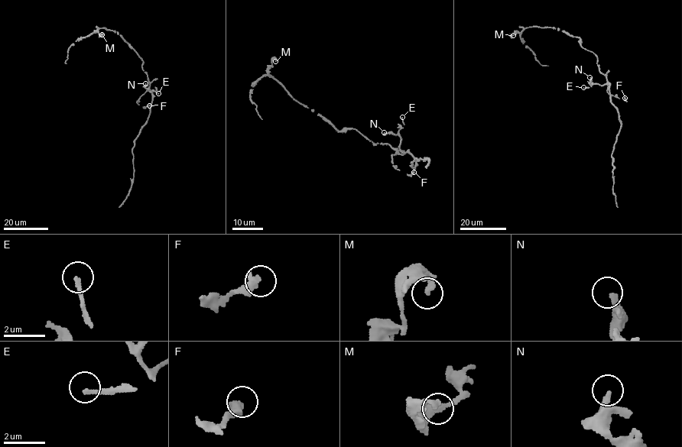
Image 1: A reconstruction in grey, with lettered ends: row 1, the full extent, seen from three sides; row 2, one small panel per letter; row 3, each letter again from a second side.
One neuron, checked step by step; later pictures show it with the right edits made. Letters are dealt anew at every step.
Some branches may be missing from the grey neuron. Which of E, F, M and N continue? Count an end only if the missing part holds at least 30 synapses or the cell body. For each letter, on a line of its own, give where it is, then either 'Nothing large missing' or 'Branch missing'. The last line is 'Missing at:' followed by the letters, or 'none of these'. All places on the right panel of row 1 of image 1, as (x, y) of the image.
E: Place: (583, 87). Branch missing
F: Place: (625, 98). Nothing large missing
M: Place: (513, 35). Nothing large missing
N: Place: (589, 77). Nothing large missing
Missing at: E

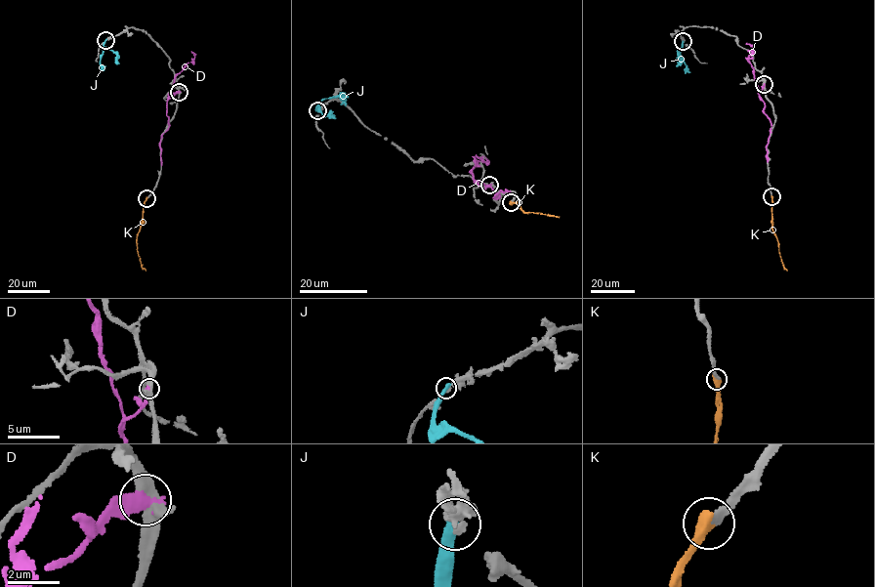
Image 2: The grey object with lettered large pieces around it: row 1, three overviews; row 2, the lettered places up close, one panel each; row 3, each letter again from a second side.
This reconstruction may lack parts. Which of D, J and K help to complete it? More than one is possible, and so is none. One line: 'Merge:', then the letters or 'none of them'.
Merge: K

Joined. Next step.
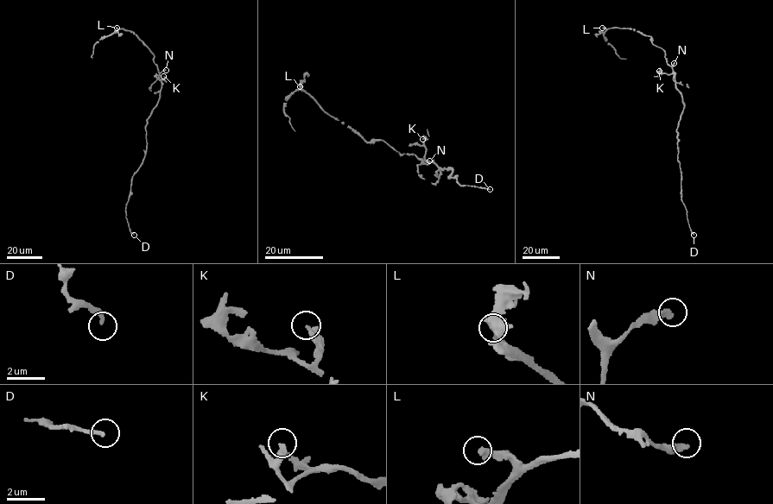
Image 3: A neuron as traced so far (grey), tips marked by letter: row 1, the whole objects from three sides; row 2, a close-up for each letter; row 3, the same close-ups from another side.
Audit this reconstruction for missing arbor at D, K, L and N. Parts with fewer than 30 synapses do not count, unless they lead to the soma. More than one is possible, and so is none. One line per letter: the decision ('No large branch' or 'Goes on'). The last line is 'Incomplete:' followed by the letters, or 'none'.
D: No large branch
K: No large branch
L: No large branch
N: No large branch
Incomplete: none

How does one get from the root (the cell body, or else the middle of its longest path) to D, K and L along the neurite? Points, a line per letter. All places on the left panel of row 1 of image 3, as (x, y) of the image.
D: (161, 88), (158, 102), (145, 127), (146, 154), (133, 176), (126, 205), (126, 218), (134, 235)
K: (161, 88), (160, 79), (165, 79), (163, 76)
L: (161, 88), (154, 54), (134, 32), (117, 28)

